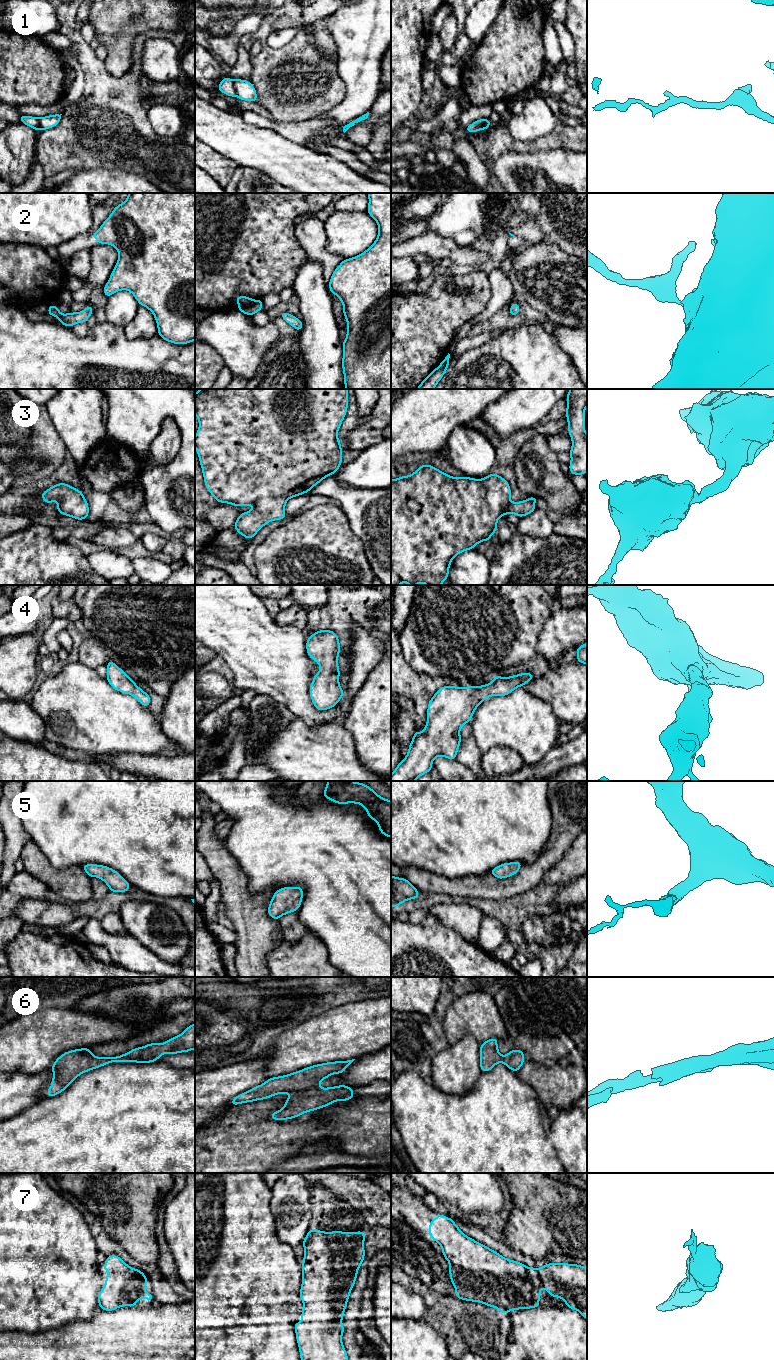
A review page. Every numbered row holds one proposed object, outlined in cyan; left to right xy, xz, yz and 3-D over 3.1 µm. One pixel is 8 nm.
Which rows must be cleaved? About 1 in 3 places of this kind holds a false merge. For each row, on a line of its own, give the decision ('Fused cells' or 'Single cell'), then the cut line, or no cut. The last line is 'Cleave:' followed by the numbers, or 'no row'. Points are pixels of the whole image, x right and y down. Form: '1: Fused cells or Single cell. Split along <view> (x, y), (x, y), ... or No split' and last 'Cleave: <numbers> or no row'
1: Fused cells. Split along xz (232, 80), (236, 95)
2: Single cell. No split
3: Single cell. No split
4: Single cell. No split
5: Single cell. No split
6: Single cell. No split
7: Single cell. No split
Cleave: 1

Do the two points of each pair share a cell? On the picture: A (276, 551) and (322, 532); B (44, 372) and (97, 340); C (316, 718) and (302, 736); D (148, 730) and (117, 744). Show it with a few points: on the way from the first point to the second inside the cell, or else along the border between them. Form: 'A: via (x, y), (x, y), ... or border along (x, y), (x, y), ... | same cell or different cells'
A: via (287, 547), (311, 543) | same cell
B: via (57, 372), (65, 372), (84, 353) | same cell
C: border along (296, 716), (309, 726), (319, 726), (333, 722) | different cells
D: via (140, 730), (131, 730), (125, 736) | same cell

